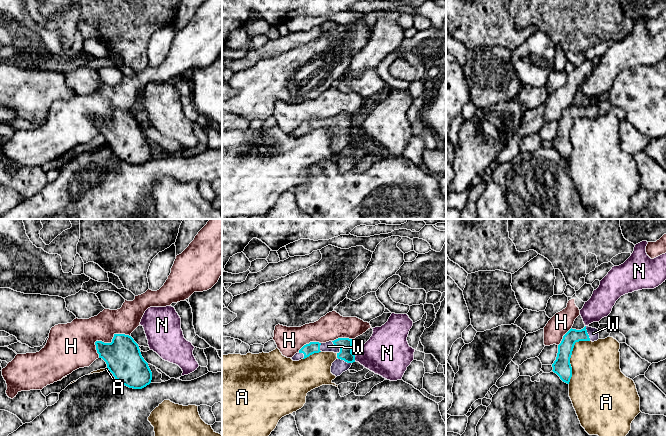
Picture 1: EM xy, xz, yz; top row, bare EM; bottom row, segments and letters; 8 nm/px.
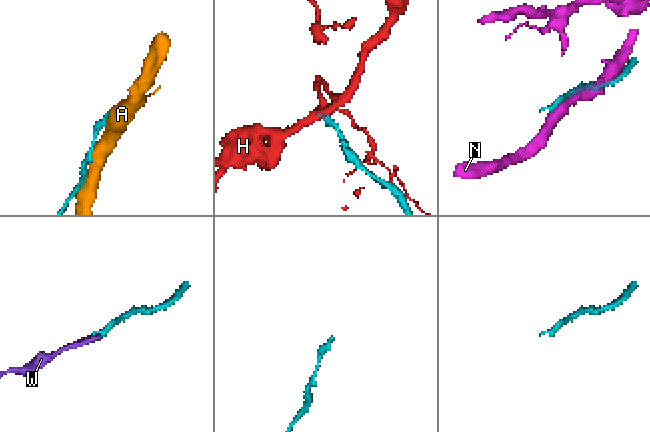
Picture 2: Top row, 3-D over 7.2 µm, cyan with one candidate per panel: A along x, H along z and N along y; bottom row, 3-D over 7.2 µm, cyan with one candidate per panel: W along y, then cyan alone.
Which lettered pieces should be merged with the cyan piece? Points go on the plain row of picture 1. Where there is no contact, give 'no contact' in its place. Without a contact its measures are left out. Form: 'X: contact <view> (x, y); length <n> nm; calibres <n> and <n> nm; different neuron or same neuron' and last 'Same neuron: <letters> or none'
A: contact yz (570, 132); length 400 nm; calibres 140 and 400 nm; different neuron
H: contact xy (106, 119); length 320 nm; calibres 280 and 320 nm; different neuron
N: contact xz (354, 134); length 50 nm; calibres 110 and 340 nm; different neuron
W: contact xz (337, 123); length 120 nm; calibres 110 and 80 nm; same neuron
Same neuron: W

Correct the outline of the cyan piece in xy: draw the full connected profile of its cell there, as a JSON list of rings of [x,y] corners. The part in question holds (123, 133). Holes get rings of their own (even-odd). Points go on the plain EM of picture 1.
[[[114,110],[111,119],[96,117],[95,121],[99,134],[106,138],[107,144],[120,159],[133,165],[142,165],[151,159],[152,148],[142,133],[138,120],[131,112]]]

